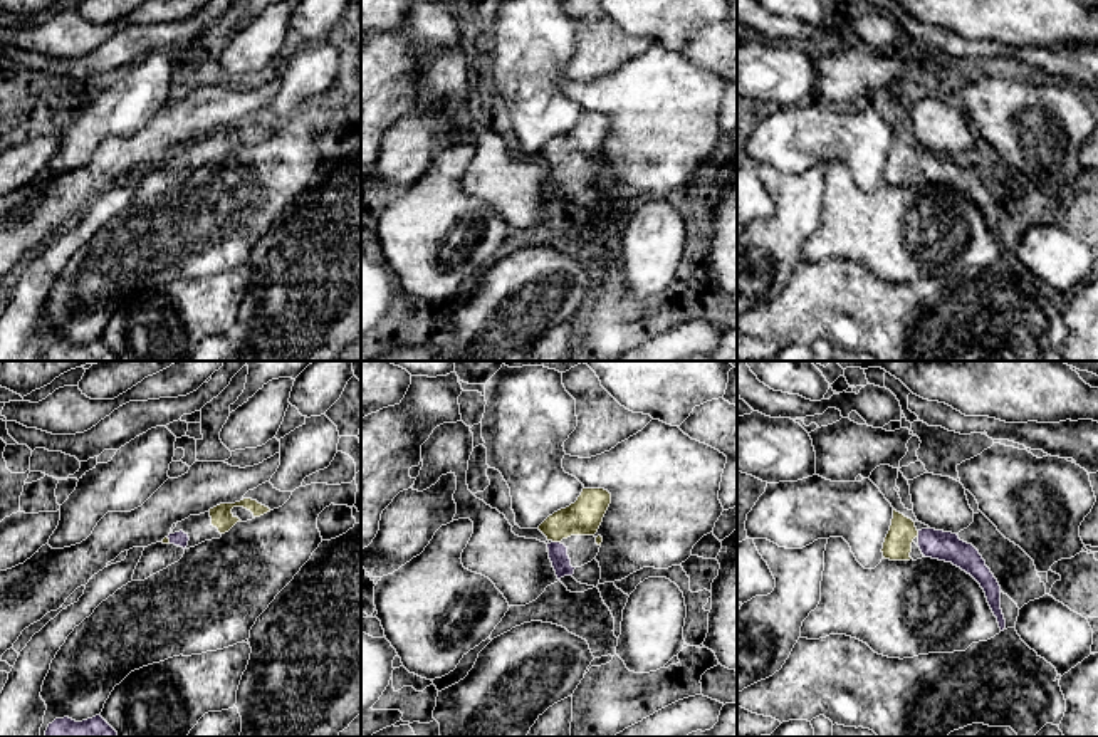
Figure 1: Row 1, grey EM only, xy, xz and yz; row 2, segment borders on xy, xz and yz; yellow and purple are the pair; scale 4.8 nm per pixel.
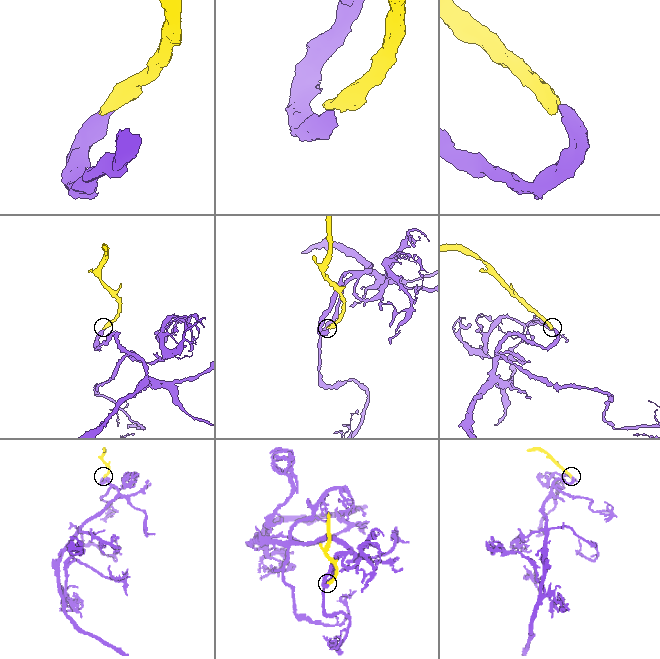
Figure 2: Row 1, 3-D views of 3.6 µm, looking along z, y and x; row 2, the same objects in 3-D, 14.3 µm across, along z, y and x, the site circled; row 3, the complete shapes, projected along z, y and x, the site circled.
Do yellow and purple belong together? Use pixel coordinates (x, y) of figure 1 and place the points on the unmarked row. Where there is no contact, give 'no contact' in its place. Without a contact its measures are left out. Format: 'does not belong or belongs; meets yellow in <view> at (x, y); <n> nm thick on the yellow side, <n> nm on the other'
belongs; meets yellow in xz at (556, 165); 170 nm thick on the yellow side, 100 nm on the other

